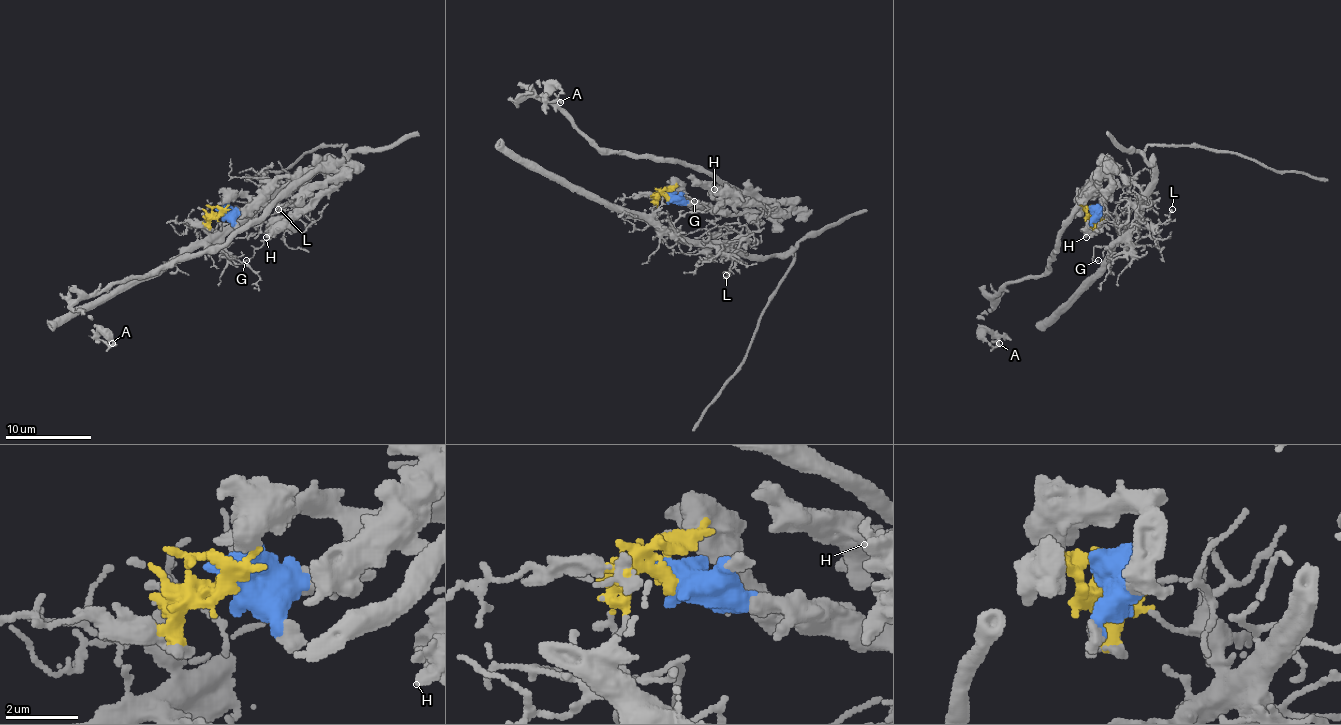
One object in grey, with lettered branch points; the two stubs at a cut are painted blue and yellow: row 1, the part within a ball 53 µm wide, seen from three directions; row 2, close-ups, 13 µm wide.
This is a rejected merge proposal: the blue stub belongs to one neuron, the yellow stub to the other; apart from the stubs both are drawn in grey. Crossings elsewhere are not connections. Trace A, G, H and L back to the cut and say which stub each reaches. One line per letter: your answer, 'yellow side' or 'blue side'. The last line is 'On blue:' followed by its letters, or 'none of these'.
A: blue side
G: yellow side
H: blue side
L: yellow side
On blue: A, H

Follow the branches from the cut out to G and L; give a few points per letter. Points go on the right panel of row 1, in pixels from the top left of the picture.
G: (1095, 214), (1095, 218), (1114, 225), (1118, 238), (1108, 246), (1093, 248), (1093, 259), (1097, 259)
L: (1095, 214), (1093, 216), (1114, 225), (1121, 231), (1138, 218), (1144, 223), (1166, 223), (1172, 210)

